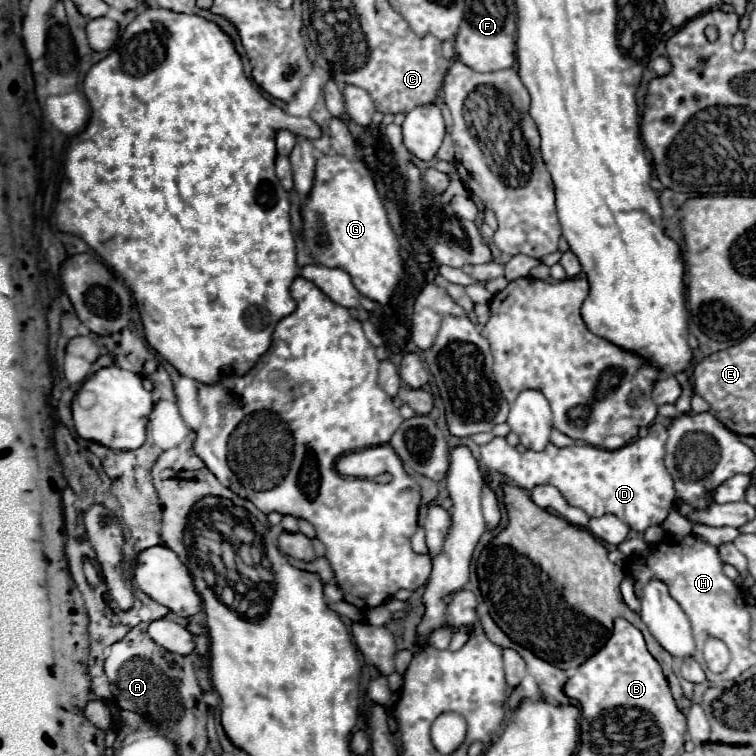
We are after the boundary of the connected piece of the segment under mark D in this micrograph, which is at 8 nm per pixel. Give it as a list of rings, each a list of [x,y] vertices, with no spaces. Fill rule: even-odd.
[[[654,422],[646,438],[638,438],[618,450],[604,450],[588,444],[574,444],[568,448],[548,444],[542,452],[526,450],[520,454],[506,438],[494,438],[490,444],[480,446],[480,454],[486,470],[500,472],[518,488],[532,490],[538,484],[552,484],[572,506],[582,508],[588,516],[614,514],[632,530],[644,532],[648,526],[658,526],[676,504],[674,482],[664,466],[666,438],[666,426]]]

